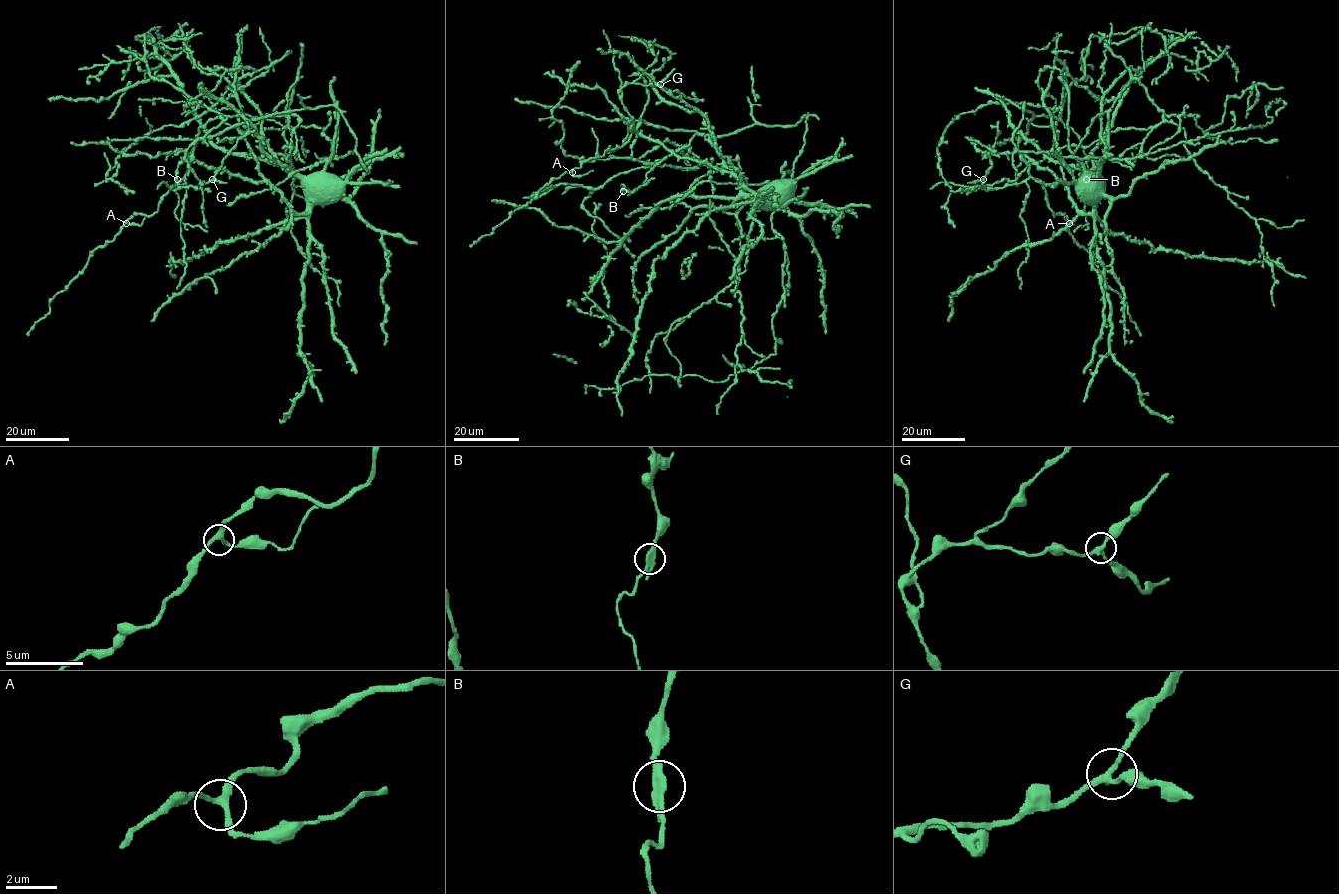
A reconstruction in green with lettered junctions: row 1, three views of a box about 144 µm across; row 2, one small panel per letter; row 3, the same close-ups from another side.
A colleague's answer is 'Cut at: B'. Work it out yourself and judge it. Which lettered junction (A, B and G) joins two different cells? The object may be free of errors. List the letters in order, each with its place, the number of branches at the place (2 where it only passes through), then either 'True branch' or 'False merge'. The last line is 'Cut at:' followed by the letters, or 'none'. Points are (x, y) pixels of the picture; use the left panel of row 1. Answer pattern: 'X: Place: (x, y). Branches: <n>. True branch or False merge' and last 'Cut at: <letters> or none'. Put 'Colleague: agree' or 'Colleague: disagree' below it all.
A: Place: (126, 223). Branches: 3. True branch
B: Place: (177, 179). Branches: 3. False merge
G: Place: (212, 179). Branches: 3. True branch
Cut at: B
Colleague: agree

